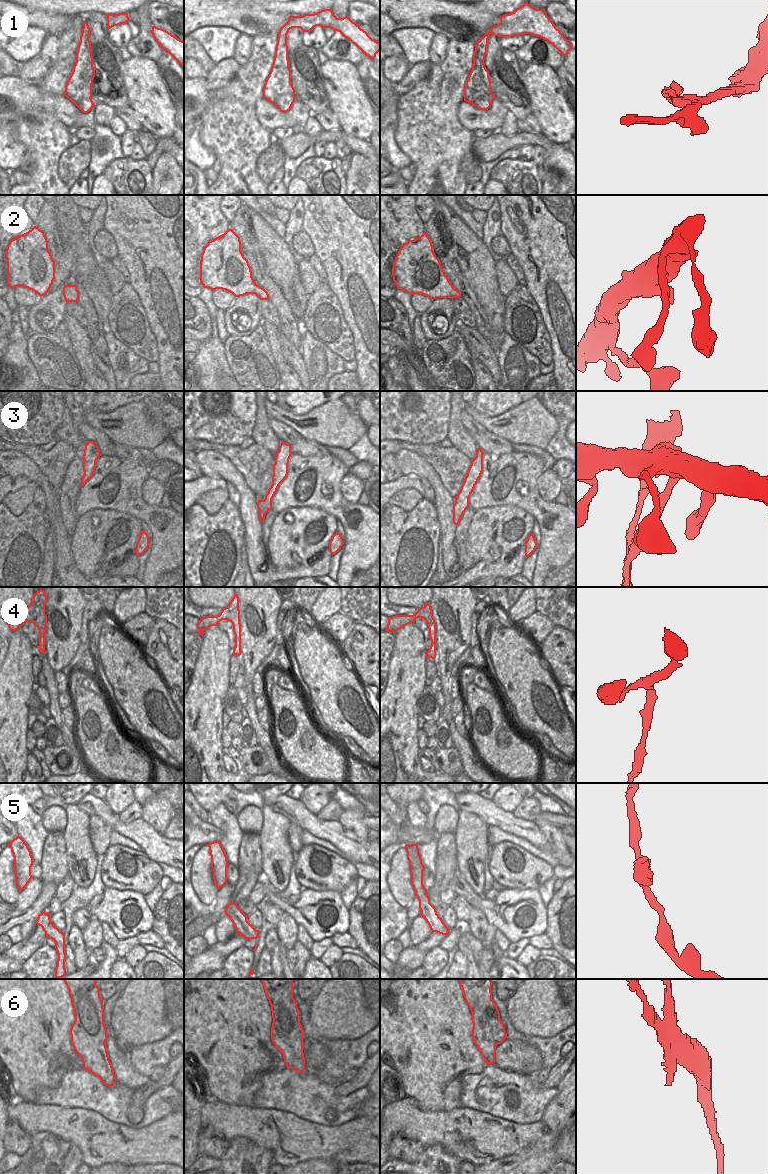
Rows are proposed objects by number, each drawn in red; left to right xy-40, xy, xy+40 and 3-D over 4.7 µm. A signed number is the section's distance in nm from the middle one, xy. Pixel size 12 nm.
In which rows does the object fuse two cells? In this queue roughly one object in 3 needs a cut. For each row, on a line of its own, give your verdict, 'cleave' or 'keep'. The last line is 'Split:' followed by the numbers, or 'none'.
1: keep
2: keep
3: cleave
4: keep
5: cleave
6: cleave
Split: 3, 5, 6

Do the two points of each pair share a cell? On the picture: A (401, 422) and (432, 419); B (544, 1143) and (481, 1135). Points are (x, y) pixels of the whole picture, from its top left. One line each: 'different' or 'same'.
A: same
B: different

